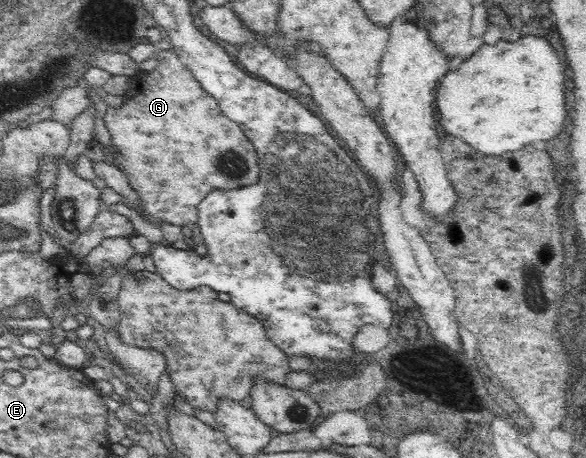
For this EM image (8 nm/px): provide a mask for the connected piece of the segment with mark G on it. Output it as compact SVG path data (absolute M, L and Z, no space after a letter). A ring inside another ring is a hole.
M170 48L158 52L155 57L159 61L158 66L150 72L140 73L133 80L128 91L129 103L113 111L107 109L107 115L103 115L112 139L111 148L103 148L103 151L112 156L113 166L127 176L129 186L141 200L143 214L140 215L148 223L159 229L160 224L183 227L197 223L197 205L202 203L209 191L231 190L257 183L260 168L256 149L245 132L221 111L218 101L202 89L176 52Z

